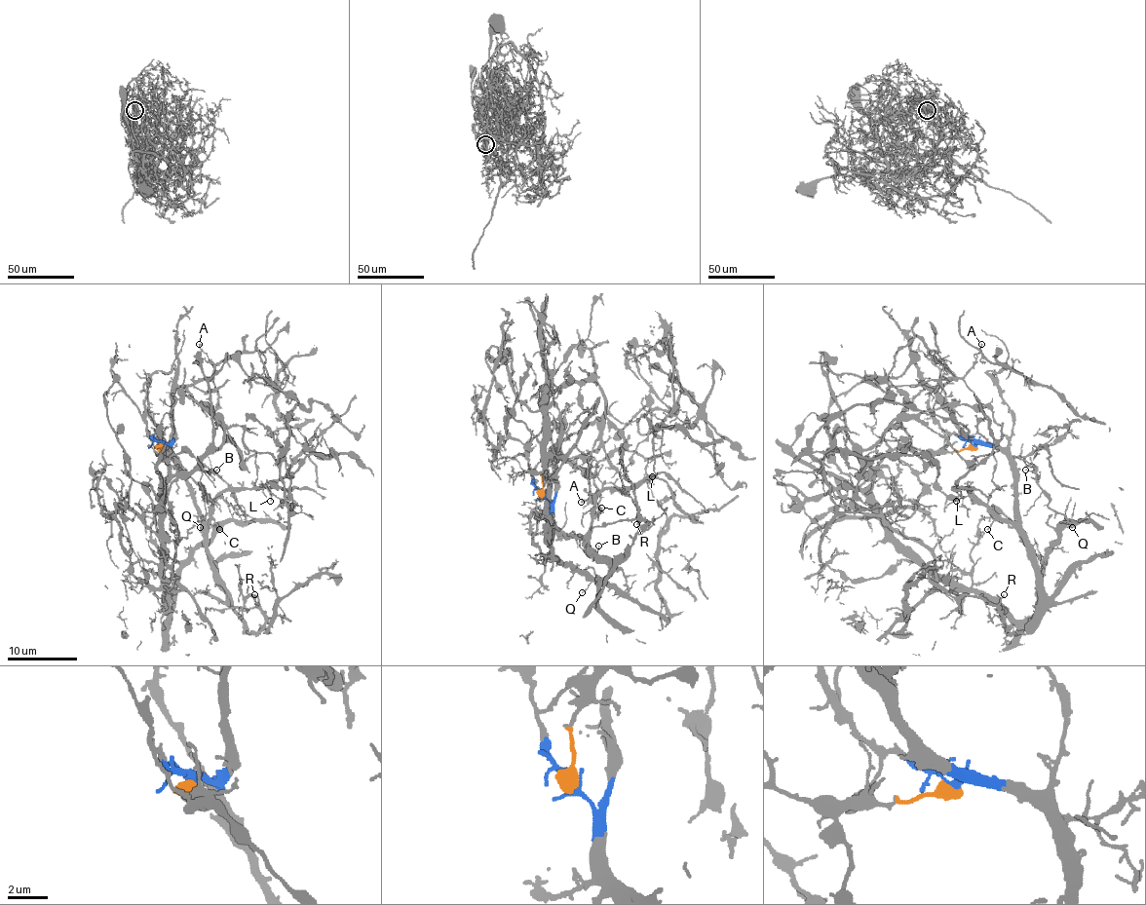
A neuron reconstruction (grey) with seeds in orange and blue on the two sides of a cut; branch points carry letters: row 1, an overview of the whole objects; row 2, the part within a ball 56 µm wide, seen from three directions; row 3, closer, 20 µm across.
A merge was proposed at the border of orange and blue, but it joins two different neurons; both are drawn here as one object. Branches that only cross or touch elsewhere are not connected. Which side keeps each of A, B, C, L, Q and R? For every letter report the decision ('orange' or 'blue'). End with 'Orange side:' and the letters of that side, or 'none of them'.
A: blue
B: orange
C: blue
L: blue
Q: orange
R: blue
Orange side: B, Q

